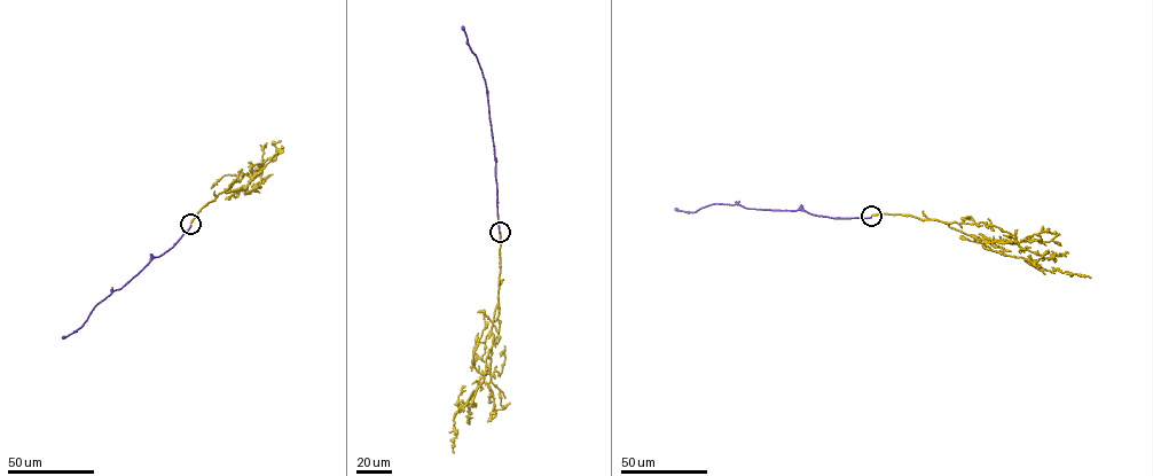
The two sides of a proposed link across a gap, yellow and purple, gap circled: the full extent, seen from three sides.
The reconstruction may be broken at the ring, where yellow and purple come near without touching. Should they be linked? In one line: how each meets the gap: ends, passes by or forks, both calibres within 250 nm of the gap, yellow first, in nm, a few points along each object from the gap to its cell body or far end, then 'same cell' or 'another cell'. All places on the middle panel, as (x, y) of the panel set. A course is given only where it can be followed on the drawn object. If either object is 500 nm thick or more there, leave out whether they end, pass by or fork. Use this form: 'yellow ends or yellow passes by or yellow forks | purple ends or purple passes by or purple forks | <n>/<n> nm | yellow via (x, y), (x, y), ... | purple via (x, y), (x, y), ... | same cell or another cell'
yellow ends | purple ends | 240/240 nm | yellow via (500, 233), (497, 305), (491, 329), (492, 345), (484, 381), (454, 415), (454, 453) | purple via (499, 233), (487, 93), (462, 26) | another cell

